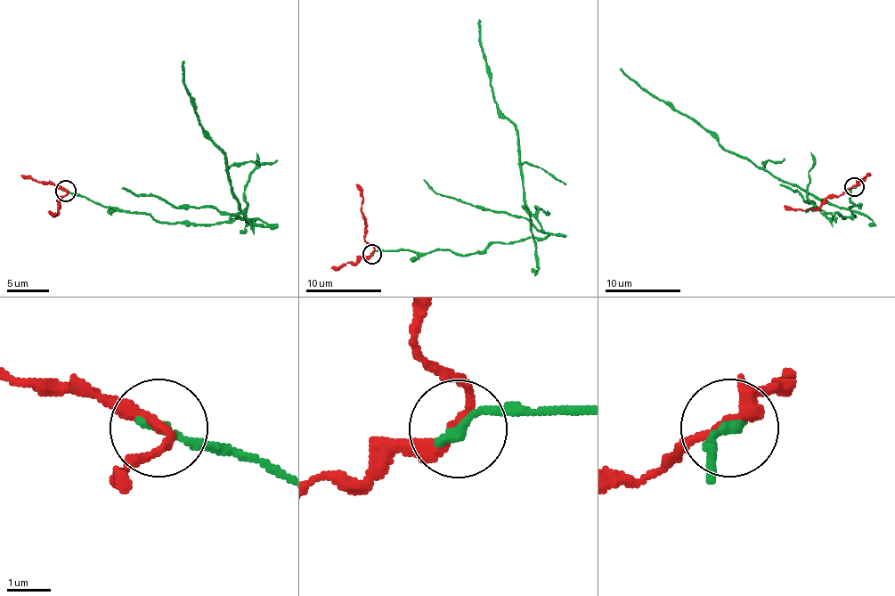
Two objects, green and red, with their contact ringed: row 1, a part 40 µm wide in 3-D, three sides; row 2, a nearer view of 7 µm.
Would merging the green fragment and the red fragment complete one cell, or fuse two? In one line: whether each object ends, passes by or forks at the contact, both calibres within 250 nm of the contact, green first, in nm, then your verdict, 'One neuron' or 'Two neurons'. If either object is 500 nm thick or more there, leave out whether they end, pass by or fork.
At the ring green ends. At the ring red passes by. Thickness 260 nm (green) against 220 nm. Two neurons

